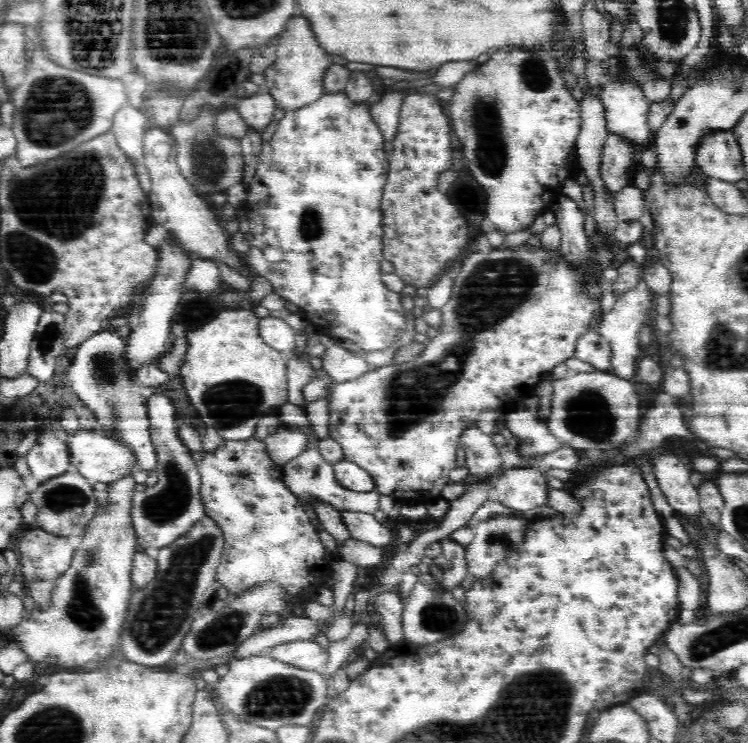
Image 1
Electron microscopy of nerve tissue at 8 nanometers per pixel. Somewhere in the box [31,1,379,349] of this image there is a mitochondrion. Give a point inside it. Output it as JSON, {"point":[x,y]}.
{"point":[209,163]}

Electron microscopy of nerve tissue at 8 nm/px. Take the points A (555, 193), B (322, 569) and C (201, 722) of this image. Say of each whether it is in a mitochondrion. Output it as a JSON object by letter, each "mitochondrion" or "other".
{"A":"other","B":"other","C":"other"}

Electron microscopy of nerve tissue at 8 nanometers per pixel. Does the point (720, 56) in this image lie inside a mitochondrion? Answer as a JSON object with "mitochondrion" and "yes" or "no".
{"mitochondrion":"no"}

